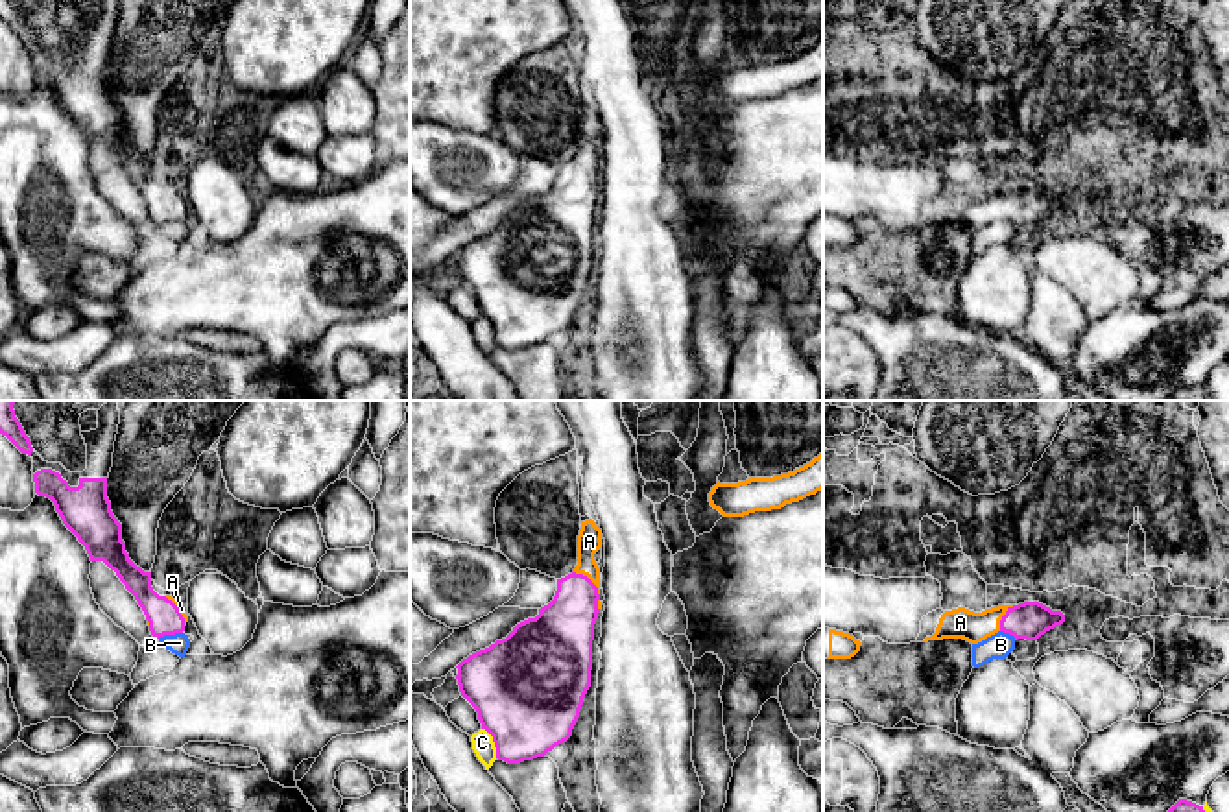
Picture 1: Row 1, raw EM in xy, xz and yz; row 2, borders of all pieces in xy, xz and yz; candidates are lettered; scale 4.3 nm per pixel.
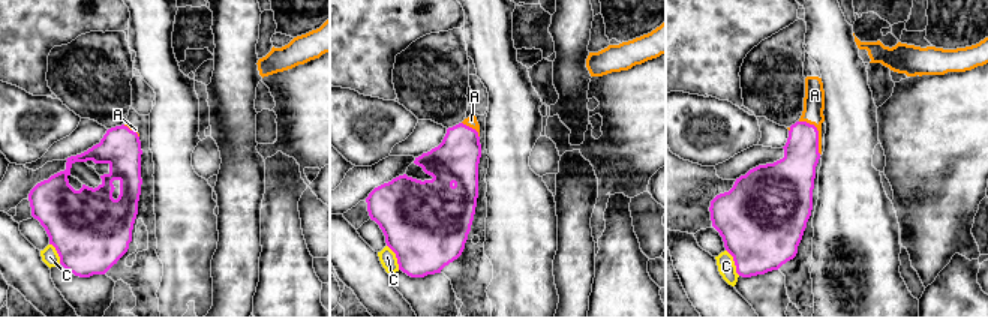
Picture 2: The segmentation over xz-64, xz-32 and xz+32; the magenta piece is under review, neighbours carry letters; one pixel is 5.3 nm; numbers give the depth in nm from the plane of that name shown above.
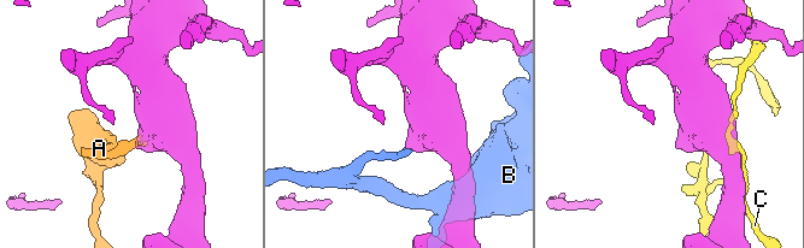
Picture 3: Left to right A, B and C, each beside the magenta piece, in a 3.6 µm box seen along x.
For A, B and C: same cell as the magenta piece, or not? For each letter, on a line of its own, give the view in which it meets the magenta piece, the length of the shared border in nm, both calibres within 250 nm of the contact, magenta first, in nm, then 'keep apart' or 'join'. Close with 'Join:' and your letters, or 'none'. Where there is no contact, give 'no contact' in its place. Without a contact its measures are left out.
A: meets magenta in xz; contact 160 nm long; 260 nm thick on the magenta side, 110 nm on the other; join
B: meets magenta in xy; contact 110 nm long; 140 nm thick on the magenta side, 90 nm on the other; keep apart
C: meets magenta in xz; contact 150 nm long; 460 nm thick on the magenta side, 100 nm on the other; keep apart
Join: A

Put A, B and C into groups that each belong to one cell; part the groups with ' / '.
A / B / C

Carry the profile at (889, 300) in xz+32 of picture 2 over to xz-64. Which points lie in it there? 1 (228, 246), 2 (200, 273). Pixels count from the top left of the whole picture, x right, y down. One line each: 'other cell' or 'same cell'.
1: other cell
2: same cell

